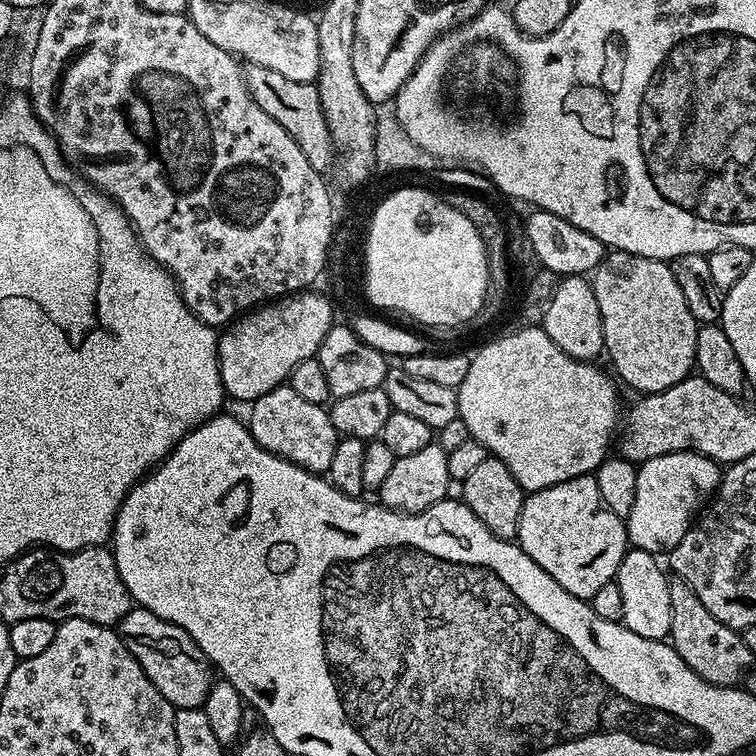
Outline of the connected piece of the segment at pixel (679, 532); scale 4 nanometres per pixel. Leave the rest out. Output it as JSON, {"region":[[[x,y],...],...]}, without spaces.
{"region":[[[675,452],[645,460],[636,473],[638,487],[634,490],[634,510],[630,510],[626,521],[629,545],[653,554],[671,553],[719,488],[721,465],[700,452]]]}

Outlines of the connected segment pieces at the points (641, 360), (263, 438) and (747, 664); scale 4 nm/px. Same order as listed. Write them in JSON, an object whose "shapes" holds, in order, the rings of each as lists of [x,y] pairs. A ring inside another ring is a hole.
{"shapes":[[[[609,251],[603,262],[596,267],[596,271],[591,273],[590,283],[594,290],[594,298],[598,298],[598,310],[602,314],[602,330],[604,331],[604,352],[612,359],[612,364],[616,367],[616,372],[636,391],[636,394],[647,394],[650,392],[661,392],[678,382],[682,382],[687,376],[693,375],[696,366],[696,329],[698,321],[694,314],[690,314],[690,306],[686,306],[686,297],[678,287],[678,282],[674,282],[674,274],[671,267],[663,260],[654,258],[642,258],[638,254],[629,252]]],[[[290,386],[269,388],[266,394],[255,397],[251,404],[252,409],[249,410],[248,416],[246,415],[246,423],[258,446],[262,446],[268,452],[273,452],[275,456],[280,456],[308,472],[327,473],[330,461],[334,458],[338,433],[334,430],[331,411],[325,405],[306,402],[306,398],[294,394]]],[[[672,578],[669,579],[668,585],[670,586],[670,630],[672,631],[670,643],[673,650],[680,655],[682,662],[686,662],[686,666],[690,666],[690,670],[694,670],[694,674],[698,674],[706,682],[717,684],[720,688],[739,685],[754,664],[752,663],[754,653],[746,650],[743,635],[737,629],[718,622],[718,618],[714,618],[714,614],[710,614],[710,610],[706,610],[706,606],[698,602],[698,594],[694,594],[694,590],[690,590],[690,586],[684,580]]]]}

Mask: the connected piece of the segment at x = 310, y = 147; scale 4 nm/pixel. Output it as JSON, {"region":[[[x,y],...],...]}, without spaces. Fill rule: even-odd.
{"region":[[[248,64],[243,74],[254,102],[258,102],[258,106],[262,106],[262,110],[266,110],[266,114],[270,114],[270,118],[274,118],[274,122],[278,122],[278,126],[282,126],[282,130],[286,130],[294,142],[298,142],[302,154],[306,154],[306,162],[310,162],[316,172],[327,173],[332,156],[334,160],[334,145],[315,83],[290,82],[290,78],[283,74],[257,64]]]}

